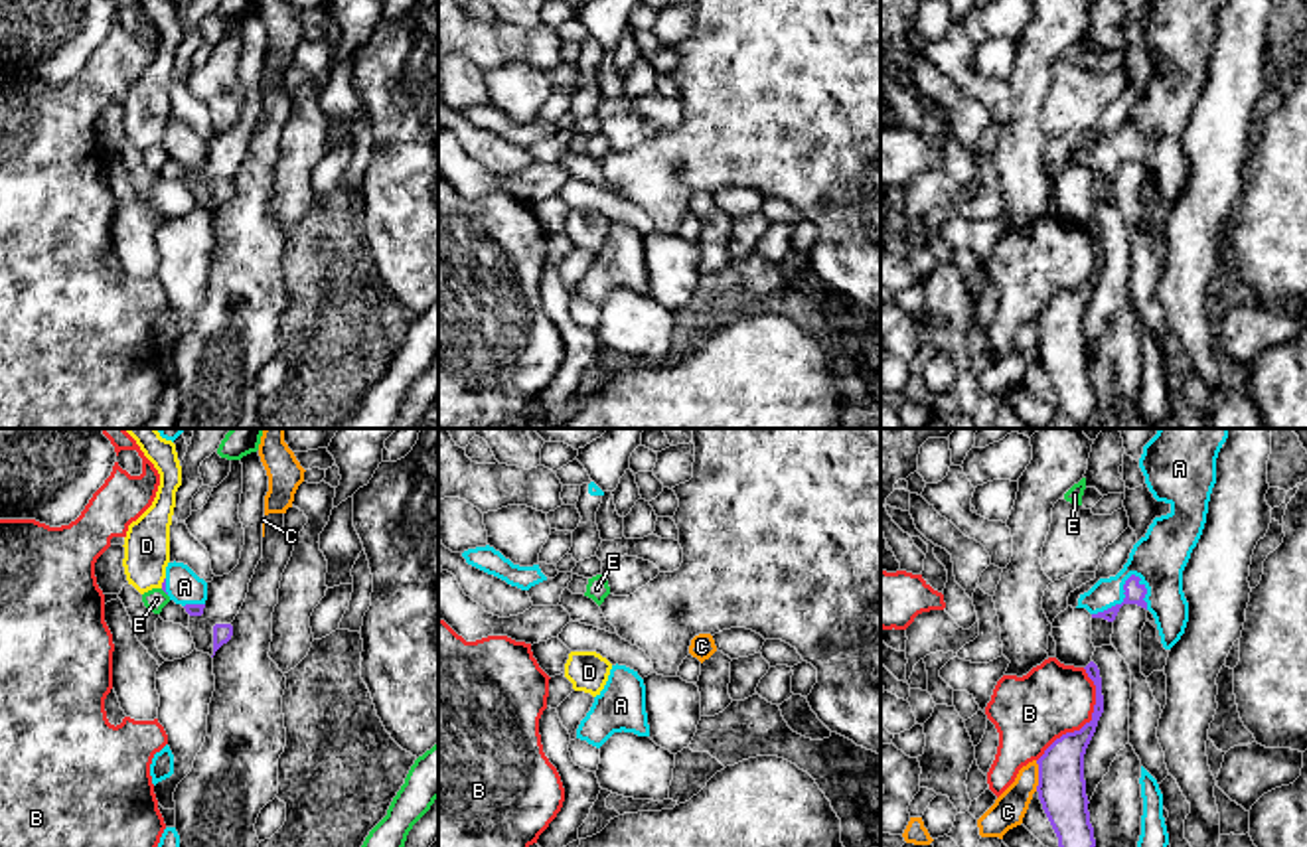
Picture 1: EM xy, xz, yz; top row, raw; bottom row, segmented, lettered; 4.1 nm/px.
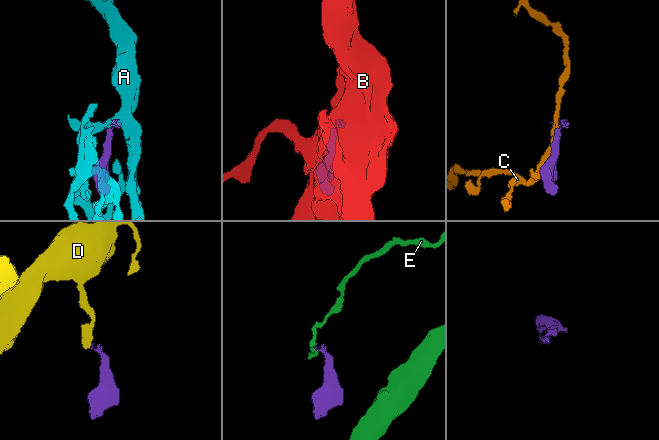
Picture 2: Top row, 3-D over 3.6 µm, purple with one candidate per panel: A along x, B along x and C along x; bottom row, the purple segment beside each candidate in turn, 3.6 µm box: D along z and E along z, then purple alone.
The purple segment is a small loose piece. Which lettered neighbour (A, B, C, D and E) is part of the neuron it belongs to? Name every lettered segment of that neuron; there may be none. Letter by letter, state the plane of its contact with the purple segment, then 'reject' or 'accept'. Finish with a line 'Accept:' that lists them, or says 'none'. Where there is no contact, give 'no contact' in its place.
A: contact in yz; accept
B: contact in yz; reject
C: contact in yz; reject
D: contact in xy; reject
E: contact in xy; reject
Accept: A

